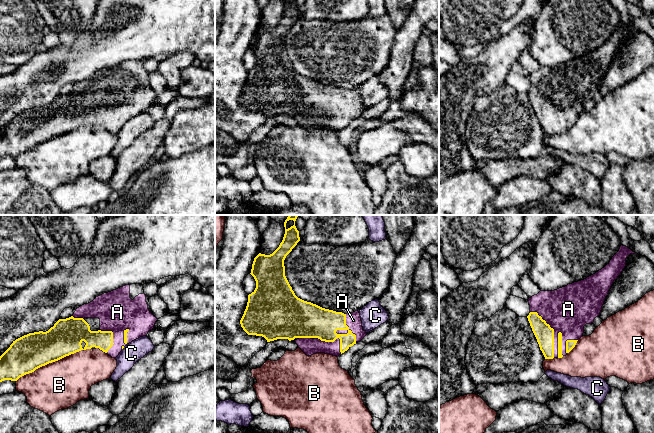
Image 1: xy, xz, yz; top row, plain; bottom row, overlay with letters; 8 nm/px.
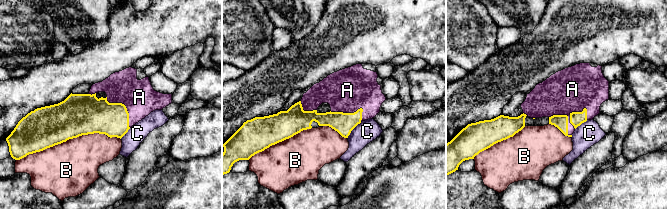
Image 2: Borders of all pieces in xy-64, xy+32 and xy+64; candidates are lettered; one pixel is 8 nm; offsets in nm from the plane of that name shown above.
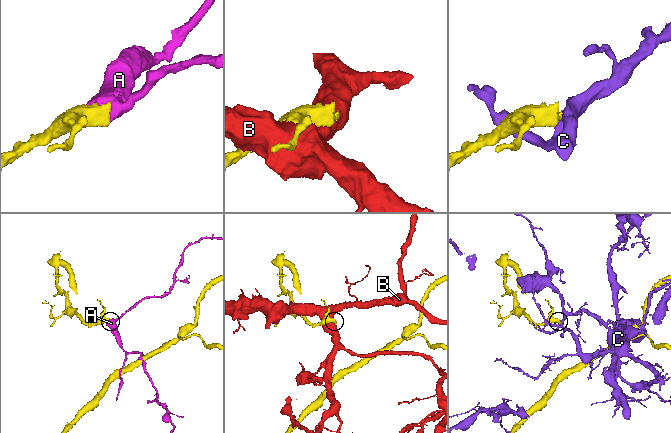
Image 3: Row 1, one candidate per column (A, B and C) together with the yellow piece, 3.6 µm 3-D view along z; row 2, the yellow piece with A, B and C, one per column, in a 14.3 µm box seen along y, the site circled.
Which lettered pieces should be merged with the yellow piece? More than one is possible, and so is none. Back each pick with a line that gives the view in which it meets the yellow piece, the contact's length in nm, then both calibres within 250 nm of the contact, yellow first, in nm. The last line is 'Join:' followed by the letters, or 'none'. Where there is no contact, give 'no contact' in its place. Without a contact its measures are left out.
A: meets yellow in xz; contact 240 nm long; 240 nm thick on the yellow side, 130 nm on the other
Join: A

